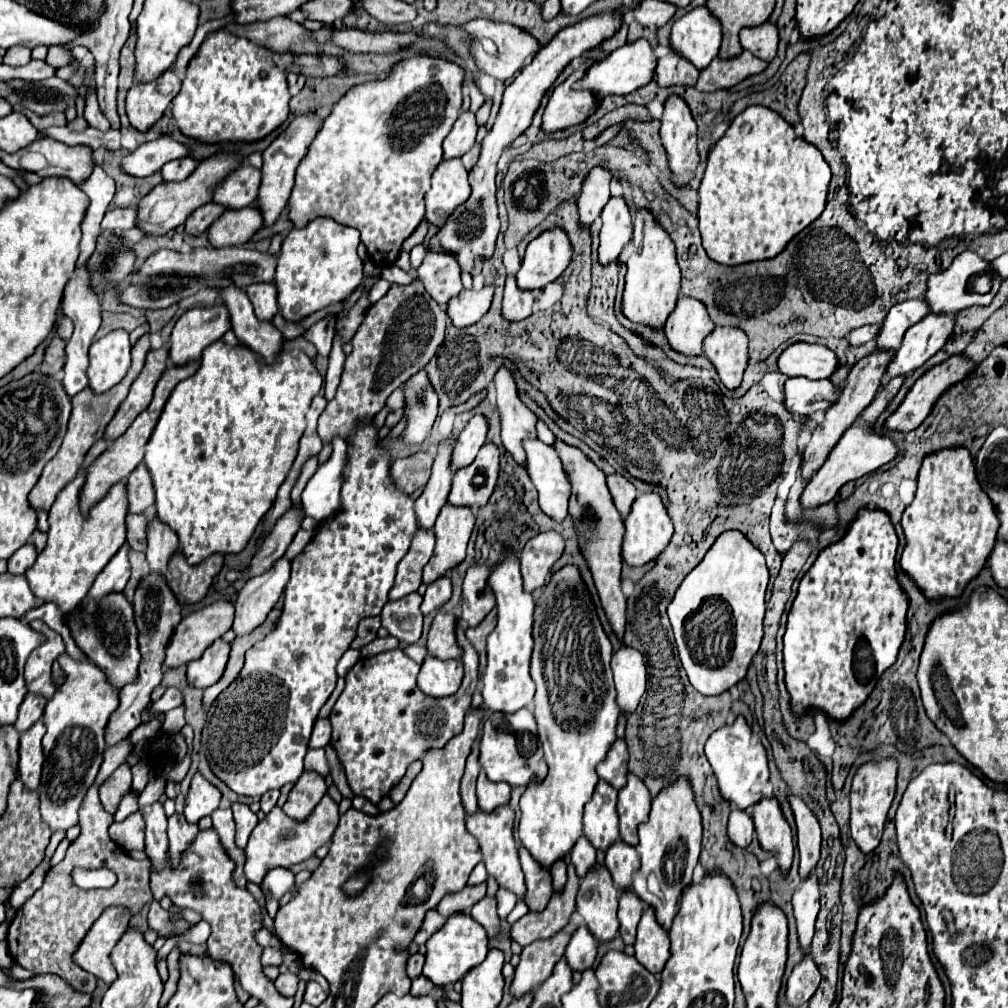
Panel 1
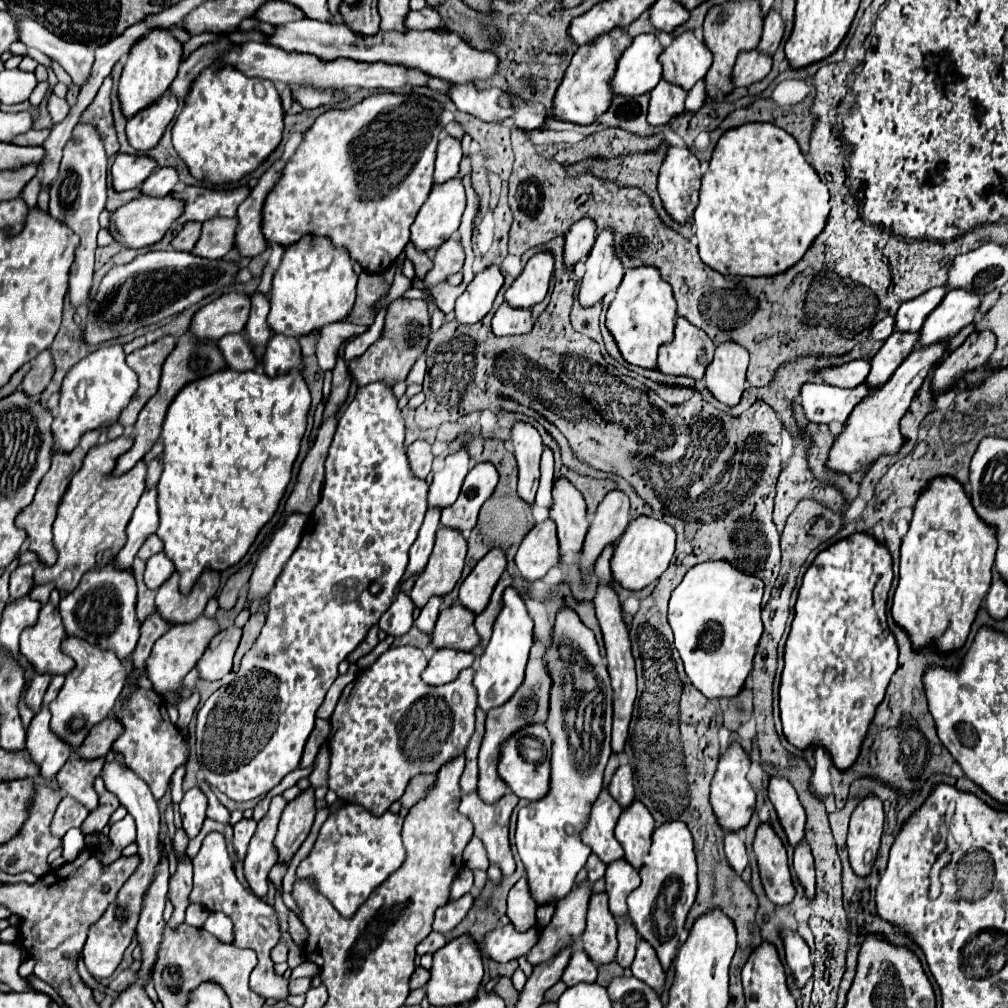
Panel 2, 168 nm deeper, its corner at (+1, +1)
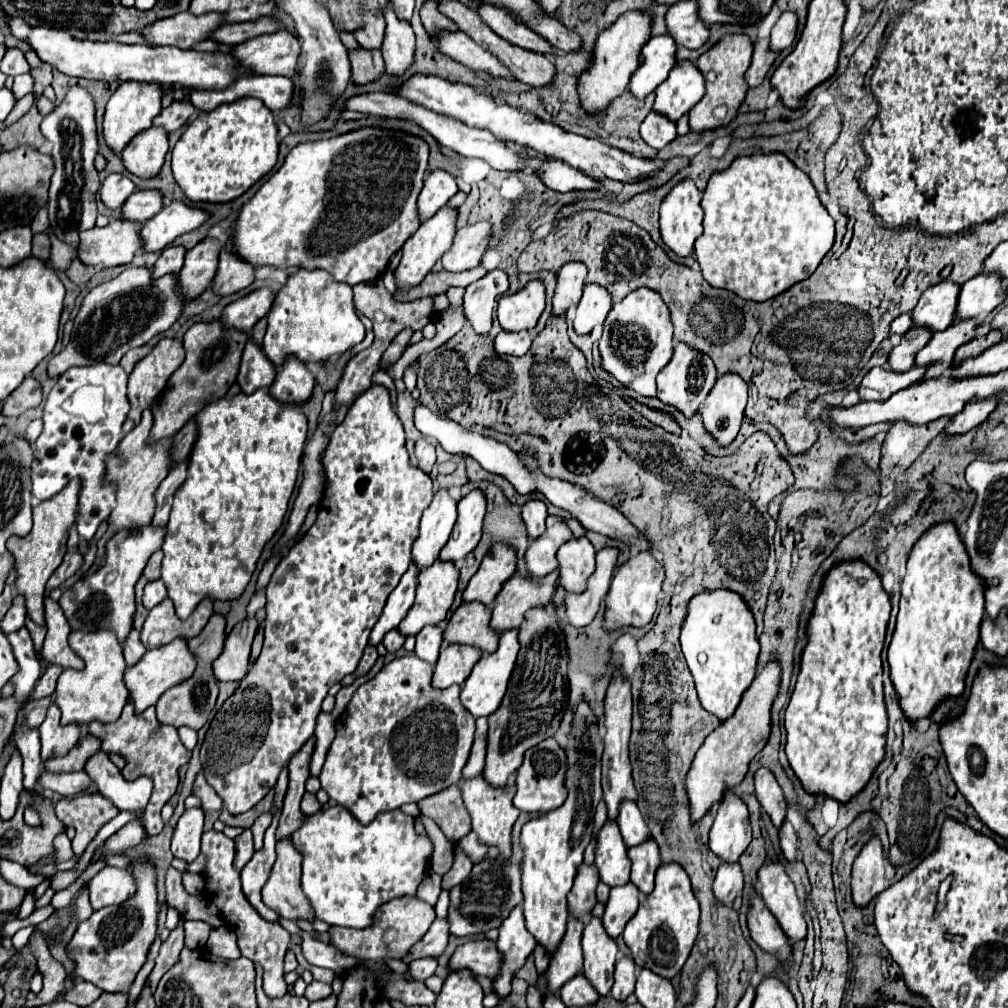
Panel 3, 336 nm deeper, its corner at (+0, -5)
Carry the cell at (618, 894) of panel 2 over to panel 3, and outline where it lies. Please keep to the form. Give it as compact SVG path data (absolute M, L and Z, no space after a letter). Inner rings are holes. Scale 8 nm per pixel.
M628 882L622 886L614 886L610 890L610 898L606 902L606 912L602 916L606 932L616 938L622 934L626 922L634 916L640 904L640 890Z

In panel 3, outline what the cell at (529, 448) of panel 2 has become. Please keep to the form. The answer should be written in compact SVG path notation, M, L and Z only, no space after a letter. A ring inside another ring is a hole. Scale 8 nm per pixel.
M528 500L522 506L522 518L526 522L530 538L538 538L542 534L546 516L548 516L548 512L546 512L546 504L542 500Z

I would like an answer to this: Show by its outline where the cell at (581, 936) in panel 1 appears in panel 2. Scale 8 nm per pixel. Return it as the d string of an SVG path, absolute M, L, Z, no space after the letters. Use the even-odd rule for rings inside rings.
M575 948L573 950L573 956L571 956L571 962L569 966L565 968L563 972L563 982L567 986L575 986L579 982L595 982L597 978L597 966L581 952L581 948Z

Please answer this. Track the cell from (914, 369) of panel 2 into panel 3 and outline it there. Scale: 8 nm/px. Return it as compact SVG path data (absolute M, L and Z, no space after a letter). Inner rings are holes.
M960 320L948 326L942 332L934 332L930 342L924 346L924 350L916 356L916 366L926 366L926 378L940 378L954 358L954 352L958 346L970 342L974 338L978 320Z

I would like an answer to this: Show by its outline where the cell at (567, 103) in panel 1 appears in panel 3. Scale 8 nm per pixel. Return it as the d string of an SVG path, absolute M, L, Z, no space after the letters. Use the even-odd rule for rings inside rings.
M626 12L612 26L598 34L590 66L578 76L576 84L578 98L588 114L606 110L610 102L626 90L632 72L638 68L638 54L642 46L650 40L650 22L652 22L650 12Z

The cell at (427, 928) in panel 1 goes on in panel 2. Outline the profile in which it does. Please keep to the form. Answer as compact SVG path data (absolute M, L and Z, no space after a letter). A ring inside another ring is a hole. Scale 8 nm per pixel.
M431 932L419 946L417 946L417 954L423 956L423 954L435 954L439 948L443 948L447 944L445 936L439 934L439 932Z

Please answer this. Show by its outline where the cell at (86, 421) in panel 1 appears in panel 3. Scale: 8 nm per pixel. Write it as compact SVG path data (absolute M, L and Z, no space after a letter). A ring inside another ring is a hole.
M74 478L74 482L68 482L64 490L54 494L54 498L48 498L46 502L40 502L34 508L34 526L26 536L22 538L12 536L8 540L8 548L16 558L16 570L18 570L16 590L26 598L26 610L30 618L38 624L44 624L44 606L42 606L44 586L52 576L52 572L60 566L66 552L68 530L74 526L76 508L78 508L78 490L80 490L80 482L78 478Z

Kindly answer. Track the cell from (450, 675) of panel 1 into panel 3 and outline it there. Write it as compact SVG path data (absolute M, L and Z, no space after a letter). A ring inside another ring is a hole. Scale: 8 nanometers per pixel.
M452 644L440 650L440 658L434 666L432 686L434 688L448 688L452 684L464 684L470 676L474 664L480 660L482 652L472 646Z

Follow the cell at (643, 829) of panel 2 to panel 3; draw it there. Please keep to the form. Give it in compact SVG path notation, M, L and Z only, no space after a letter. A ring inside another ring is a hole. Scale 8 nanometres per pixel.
M648 838L648 842L642 842L642 846L628 848L628 856L632 860L632 882L638 886L642 894L648 894L654 888L654 874L660 866L660 854L658 844L654 838Z

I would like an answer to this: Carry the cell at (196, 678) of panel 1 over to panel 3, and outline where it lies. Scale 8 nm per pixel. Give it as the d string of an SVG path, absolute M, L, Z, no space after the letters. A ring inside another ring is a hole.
M246 618L238 622L224 640L224 650L218 660L214 660L214 676L220 682L242 680L248 670L248 656L254 634L258 630L256 618Z

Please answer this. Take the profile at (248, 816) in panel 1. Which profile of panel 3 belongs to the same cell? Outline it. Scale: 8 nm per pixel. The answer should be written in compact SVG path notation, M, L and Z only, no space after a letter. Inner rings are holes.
M244 830L244 834L236 836L234 838L236 842L236 856L234 856L234 868L240 872L246 862L252 858L254 854L254 846L252 846L252 832L250 830Z

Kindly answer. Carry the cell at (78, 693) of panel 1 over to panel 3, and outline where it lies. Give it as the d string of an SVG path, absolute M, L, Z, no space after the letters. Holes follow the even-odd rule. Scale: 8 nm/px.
M108 630L104 632L72 632L70 634L70 648L82 656L86 668L84 670L64 670L58 678L56 686L56 706L62 710L62 726L78 724L82 734L86 734L86 726L94 720L112 722L122 712L128 700L128 688L124 684L124 670L126 662L122 656L122 646L118 644L116 636Z

